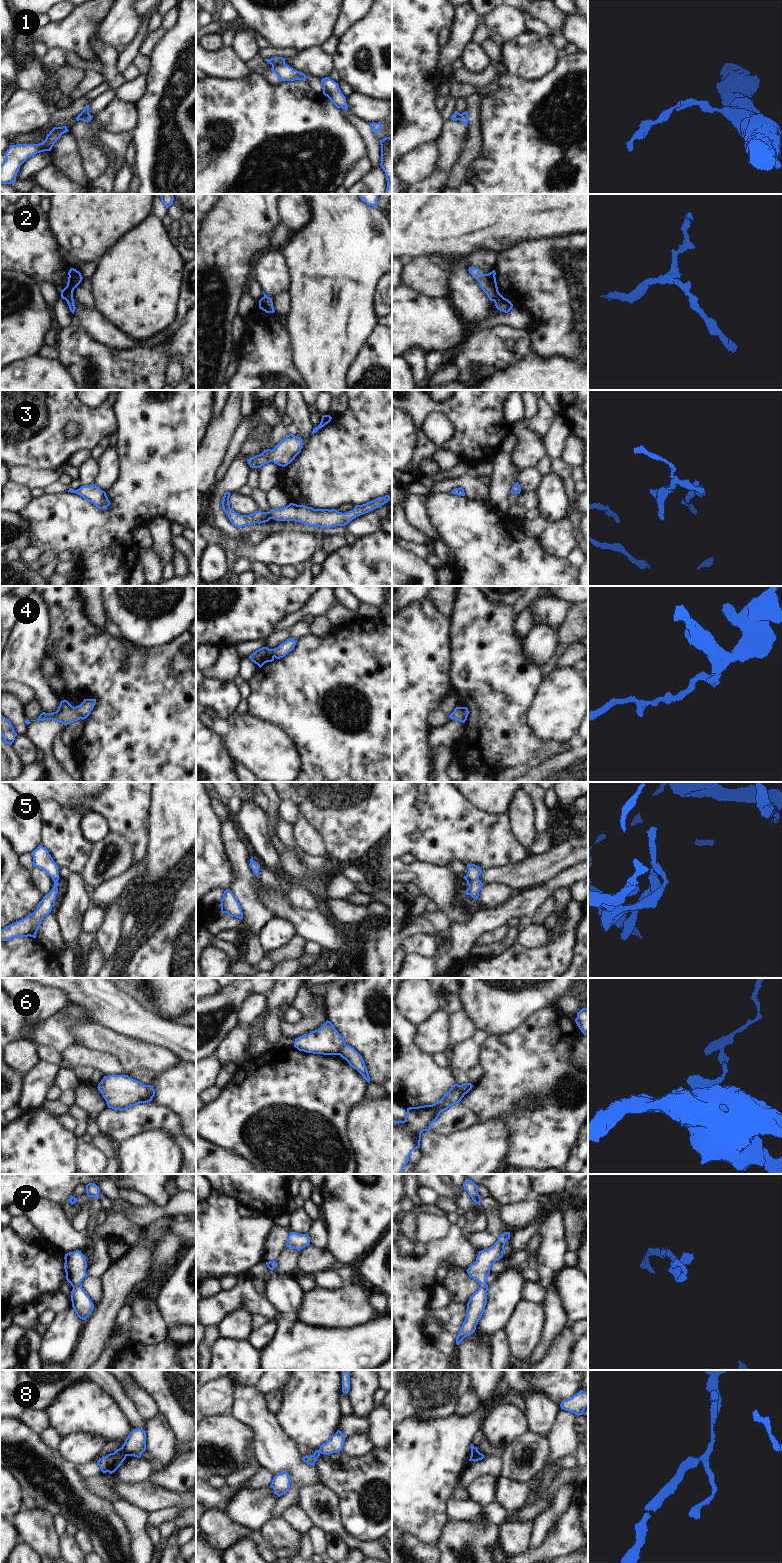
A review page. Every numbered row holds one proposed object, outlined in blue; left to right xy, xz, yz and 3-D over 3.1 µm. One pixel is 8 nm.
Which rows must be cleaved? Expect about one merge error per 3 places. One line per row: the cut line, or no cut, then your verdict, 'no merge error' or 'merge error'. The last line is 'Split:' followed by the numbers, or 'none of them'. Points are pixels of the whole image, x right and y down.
1: cut in xz along (284, 63), (272, 66); merge error
2: cut in yz along (500, 294), (493, 300); merge error
3: no cut; no merge error
4: no cut; no merge error
5: no cut; no merge error
6: cut in xy along (146, 1085), (152, 1097); merge error
7: no cut; no merge error
8: cut in xy along (122, 1446), (123, 1452), (126, 1455); merge error
Split: 1, 2, 6, 8

